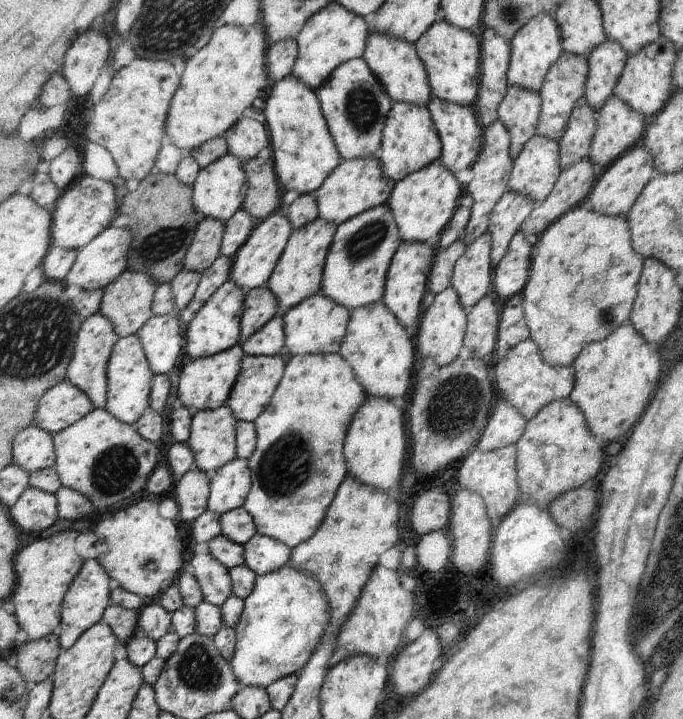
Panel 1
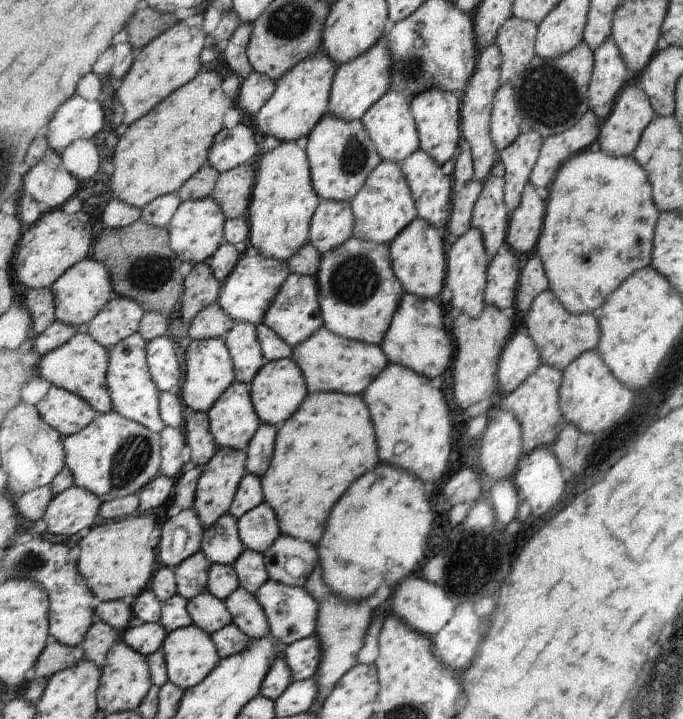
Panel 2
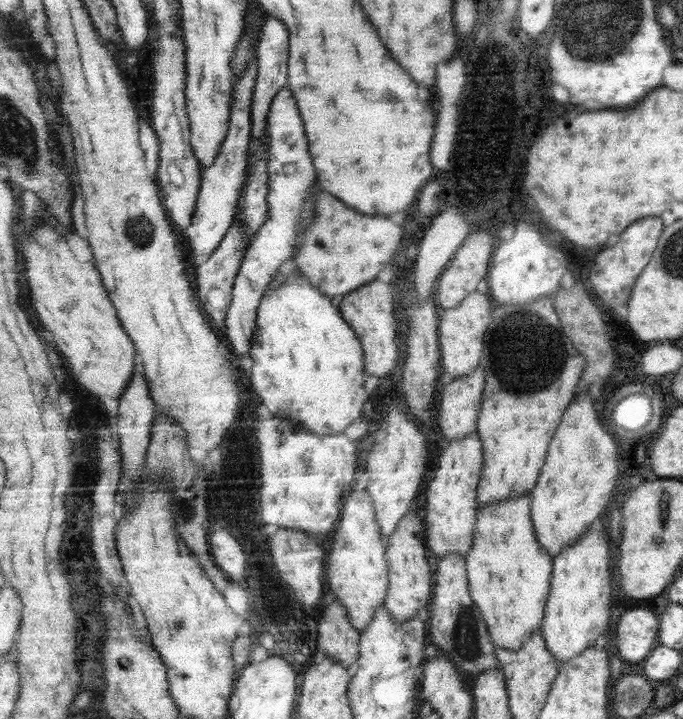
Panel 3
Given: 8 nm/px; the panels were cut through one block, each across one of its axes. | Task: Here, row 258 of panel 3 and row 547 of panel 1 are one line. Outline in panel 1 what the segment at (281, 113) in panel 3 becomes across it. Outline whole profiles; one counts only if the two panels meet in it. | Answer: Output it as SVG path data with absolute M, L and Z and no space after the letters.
M259 532L253 536L249 542L246 542L244 547L246 548L246 565L258 575L278 571L281 567L285 567L292 563L293 549L290 546Z

